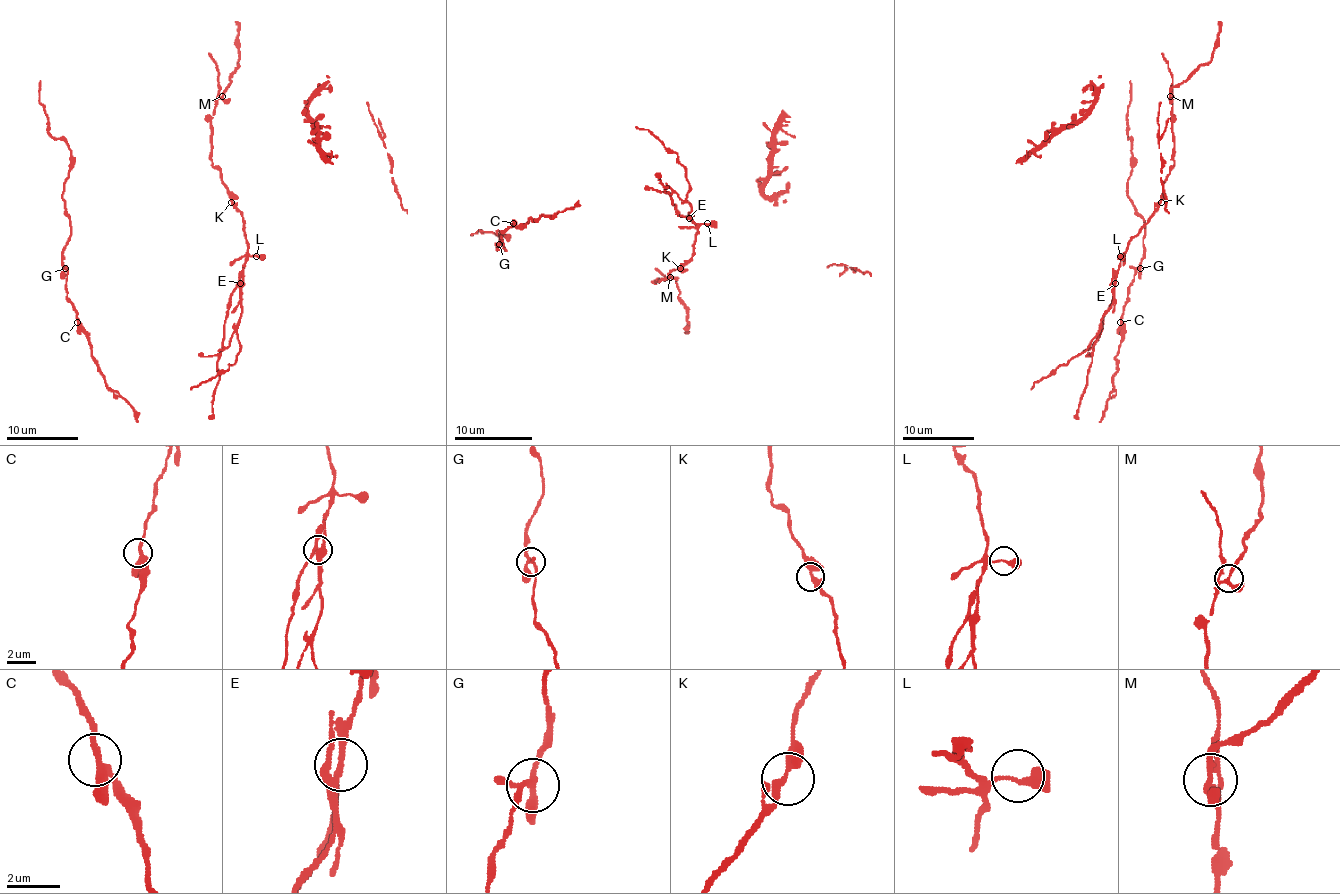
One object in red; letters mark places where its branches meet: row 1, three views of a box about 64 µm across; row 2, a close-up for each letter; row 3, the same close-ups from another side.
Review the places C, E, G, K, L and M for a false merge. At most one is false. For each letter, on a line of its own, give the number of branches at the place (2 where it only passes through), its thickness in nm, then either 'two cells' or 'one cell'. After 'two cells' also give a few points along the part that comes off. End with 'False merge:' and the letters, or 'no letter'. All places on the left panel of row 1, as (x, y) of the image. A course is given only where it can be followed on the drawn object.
C: 2 branches meet; 300 nm thick; one cell
E: 4 branches meet; 220 nm thick; two cells; foreign part runs (240, 282), (242, 316), (236, 334), (240, 350), (233, 365), (190, 390)
G: 4 branches meet; 240 nm thick; one cell
K: 3 branches meet; 280 nm thick; one cell
L: 2 branches meet; 240 nm thick; one cell
M: 4 branches meet; 190 nm thick; one cell
False merge: E

